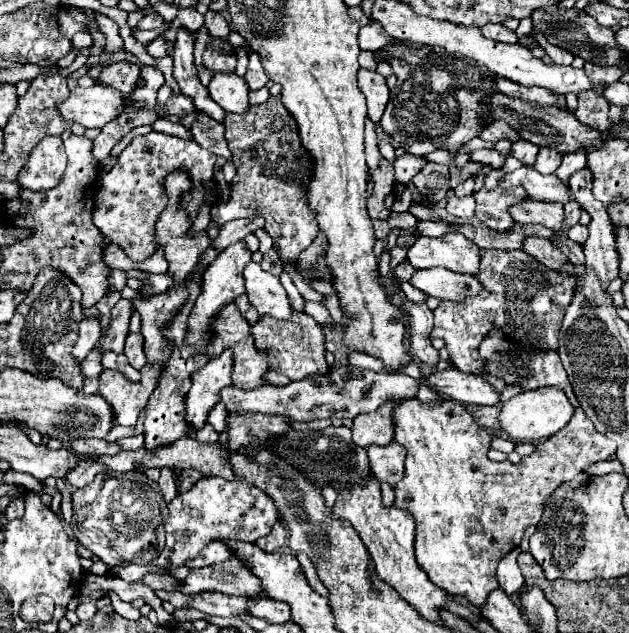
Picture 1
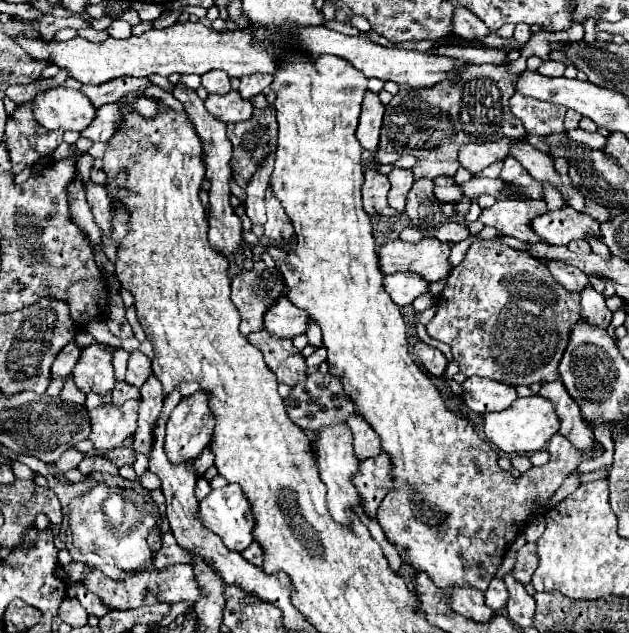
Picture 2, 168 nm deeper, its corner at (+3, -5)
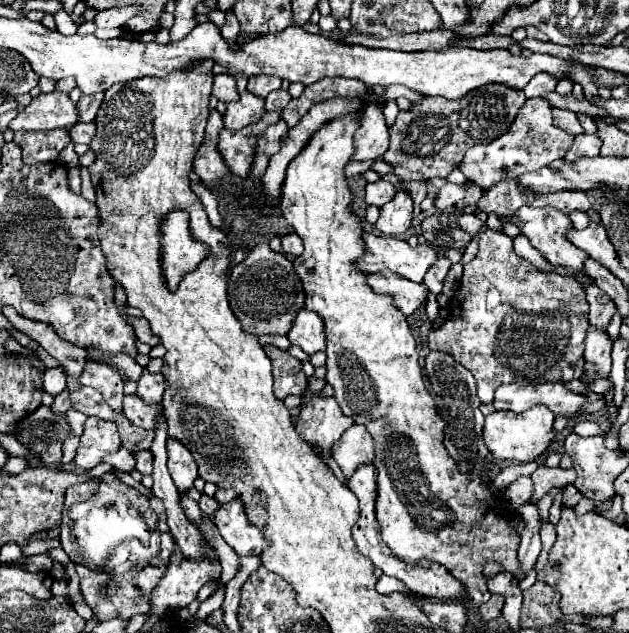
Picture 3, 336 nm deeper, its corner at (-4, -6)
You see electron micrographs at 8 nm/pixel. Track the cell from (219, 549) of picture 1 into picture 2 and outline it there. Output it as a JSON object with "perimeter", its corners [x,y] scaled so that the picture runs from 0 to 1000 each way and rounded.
{"perimeter":[[[261,842],[258,845],[258,867],[251,870],[251,880],[258,889],[251,889],[251,899],[267,896],[267,893],[280,893],[280,889],[302,889],[305,880],[296,867],[289,867],[280,852],[273,848],[273,842]]]}

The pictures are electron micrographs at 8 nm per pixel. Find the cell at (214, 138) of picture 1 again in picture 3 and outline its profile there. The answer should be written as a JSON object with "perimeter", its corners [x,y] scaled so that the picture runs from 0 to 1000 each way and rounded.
{"perimeter":[[[148,148],[145,155],[129,155],[122,161],[126,193],[148,193],[151,180],[154,180],[154,174],[161,167],[161,158],[164,158],[164,148]]]}

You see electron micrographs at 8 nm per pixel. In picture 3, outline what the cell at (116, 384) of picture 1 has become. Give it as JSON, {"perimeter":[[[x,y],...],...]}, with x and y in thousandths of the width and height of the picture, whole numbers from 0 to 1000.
{"perimeter":[[[138,660],[135,679],[129,686],[129,698],[119,717],[119,736],[126,742],[145,742],[164,730],[164,720],[173,714],[186,714],[192,708],[192,695],[186,686],[186,673],[180,667],[161,660]]]}

